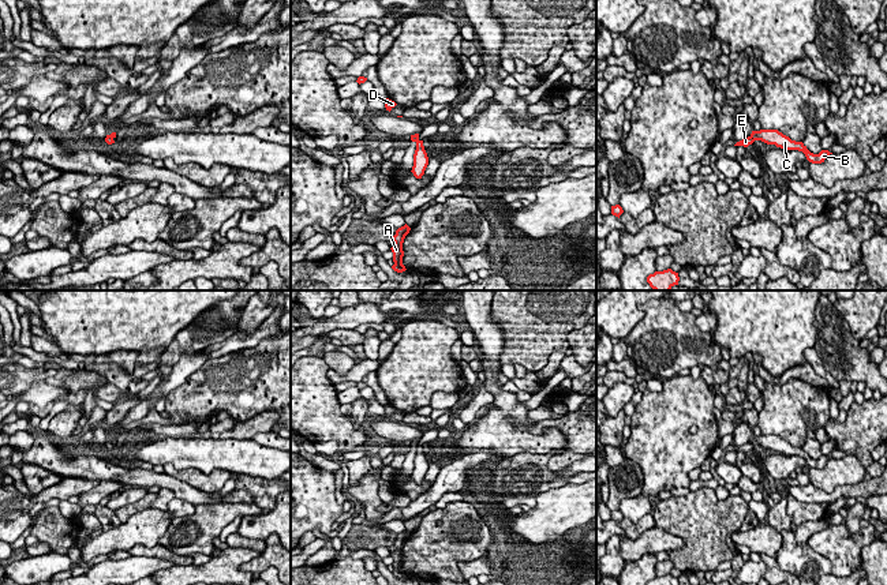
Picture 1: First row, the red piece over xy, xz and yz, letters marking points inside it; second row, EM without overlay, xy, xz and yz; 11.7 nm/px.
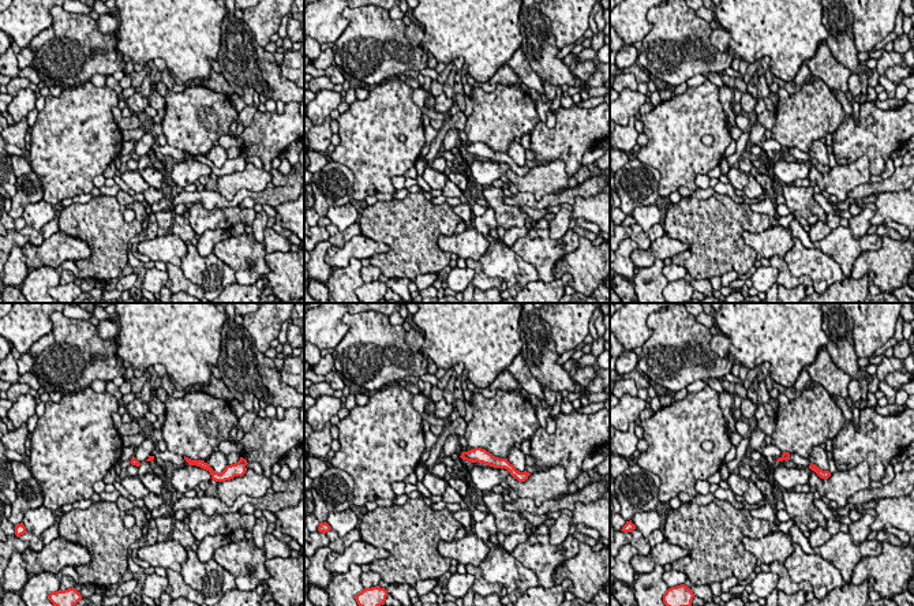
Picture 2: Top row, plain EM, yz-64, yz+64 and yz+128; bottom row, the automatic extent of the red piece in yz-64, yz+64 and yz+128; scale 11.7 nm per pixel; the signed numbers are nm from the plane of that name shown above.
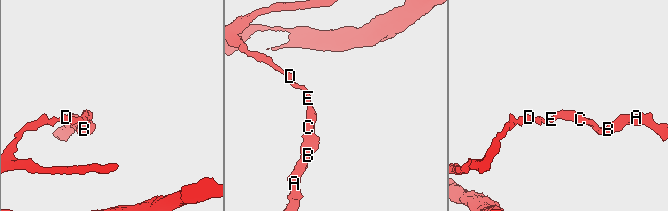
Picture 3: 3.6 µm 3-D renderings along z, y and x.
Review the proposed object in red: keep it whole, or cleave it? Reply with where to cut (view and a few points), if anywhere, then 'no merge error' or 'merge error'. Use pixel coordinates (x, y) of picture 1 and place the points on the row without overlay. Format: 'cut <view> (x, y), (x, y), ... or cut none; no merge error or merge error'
cut yz (751, 441), (755, 445); merge error

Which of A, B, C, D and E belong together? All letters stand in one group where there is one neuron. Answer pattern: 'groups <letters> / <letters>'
groups A B C / D E

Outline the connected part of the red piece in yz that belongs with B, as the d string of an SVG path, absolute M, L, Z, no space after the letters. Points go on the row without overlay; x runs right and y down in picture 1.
M778 435L752 436L751 442L755 446L761 446L767 450L775 450L781 454L802 457L806 465L812 469L821 469L830 460L832 460L828 455L821 455L819 460L813 460L806 454L802 447L791 446L789 442L783 440Z

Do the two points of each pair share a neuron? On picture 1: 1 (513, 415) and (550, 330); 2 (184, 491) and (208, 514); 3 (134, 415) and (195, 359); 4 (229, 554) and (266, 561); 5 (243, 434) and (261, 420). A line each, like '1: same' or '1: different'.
1: different
2: different
3: same
4: different
5: same

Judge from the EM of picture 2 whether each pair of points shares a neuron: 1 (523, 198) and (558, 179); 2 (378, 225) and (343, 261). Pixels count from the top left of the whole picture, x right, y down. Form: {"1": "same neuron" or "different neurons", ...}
{"1": "different neurons", "2": "different neurons"}

